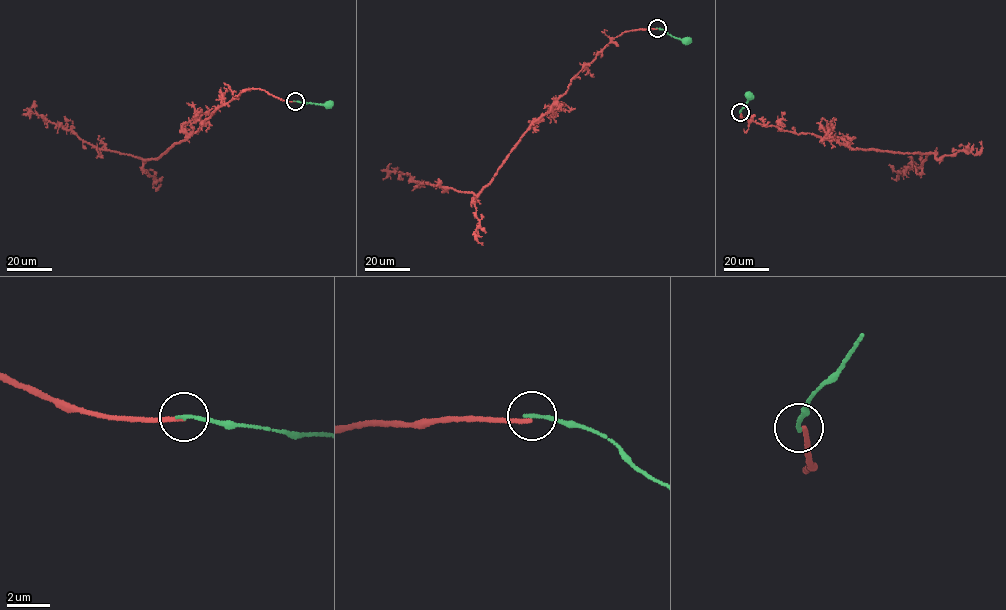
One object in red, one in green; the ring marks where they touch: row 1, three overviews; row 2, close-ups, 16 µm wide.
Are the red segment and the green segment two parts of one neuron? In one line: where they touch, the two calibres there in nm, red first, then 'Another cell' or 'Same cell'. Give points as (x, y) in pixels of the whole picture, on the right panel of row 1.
Place: (740, 112). Thickness 200 nm (red) against 160 nm. Another cell

